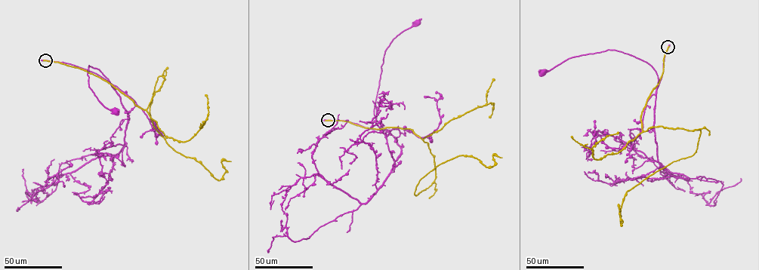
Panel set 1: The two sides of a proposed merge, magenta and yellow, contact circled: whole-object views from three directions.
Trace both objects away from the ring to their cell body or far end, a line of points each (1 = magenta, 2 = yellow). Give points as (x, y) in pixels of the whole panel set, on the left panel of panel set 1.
1: (45, 59), (74, 65), (94, 72), (109, 81), (99, 69), (88, 65), (88, 86), (106, 107), (116, 111)
2: (45, 60), (86, 70), (144, 109), (162, 76), (150, 106), (155, 128), (218, 180), (221, 161), (231, 161)

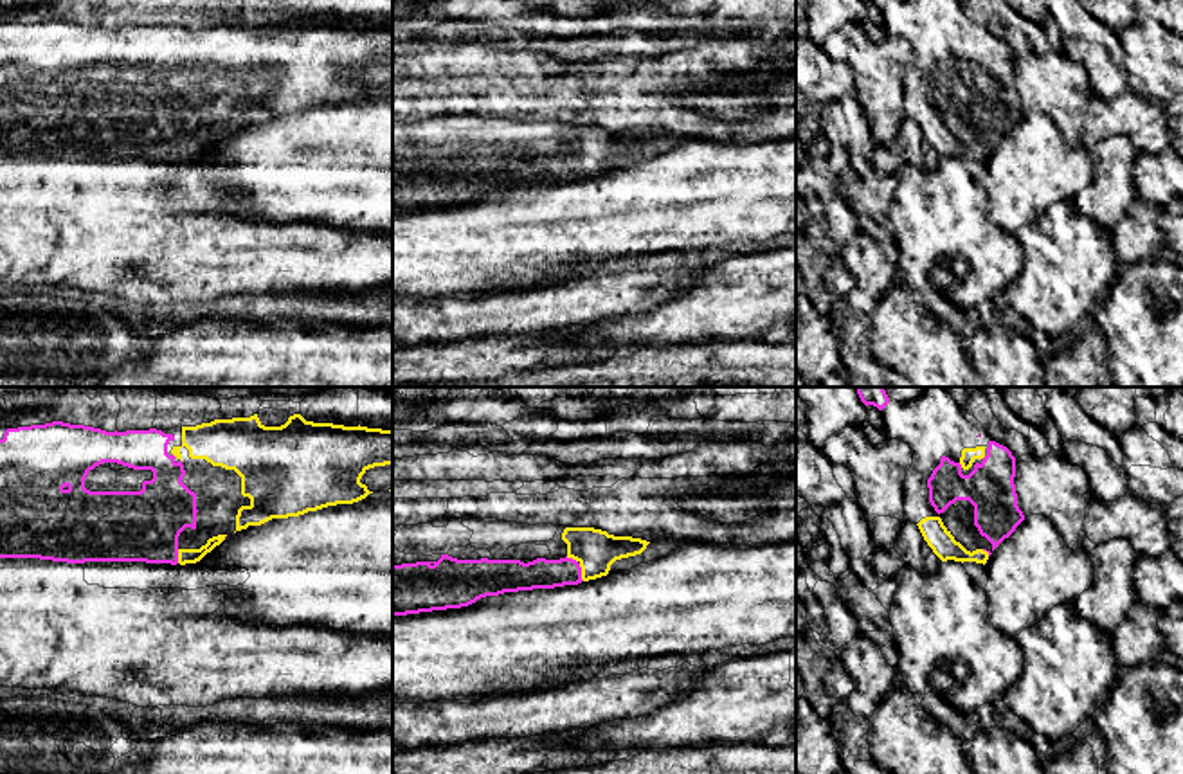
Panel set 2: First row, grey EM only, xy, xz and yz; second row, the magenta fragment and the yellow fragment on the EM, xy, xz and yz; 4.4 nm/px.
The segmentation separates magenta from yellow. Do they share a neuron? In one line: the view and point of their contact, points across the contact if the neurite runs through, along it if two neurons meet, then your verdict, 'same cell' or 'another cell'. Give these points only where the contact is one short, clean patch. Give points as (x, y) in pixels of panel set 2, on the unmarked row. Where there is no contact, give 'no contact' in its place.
contact xz (578, 162); another cell

